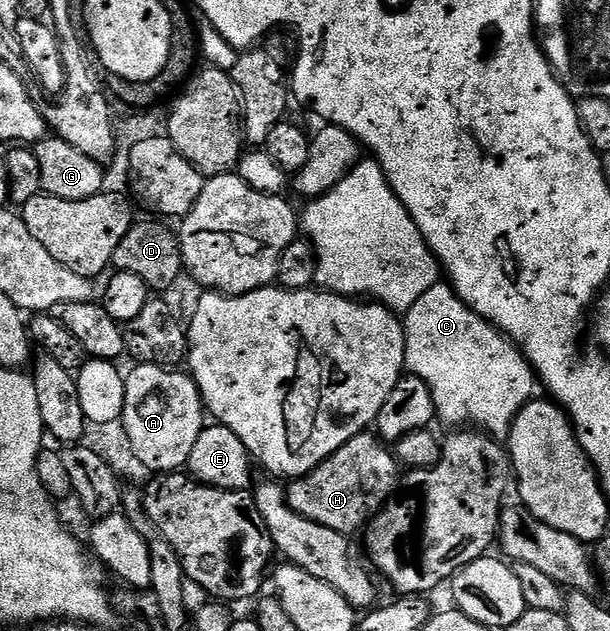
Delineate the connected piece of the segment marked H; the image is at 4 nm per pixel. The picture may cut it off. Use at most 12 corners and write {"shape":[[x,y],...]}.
{"shape":[[357,433],[284,489],[292,511],[354,535],[372,517],[366,481],[399,462]]}

